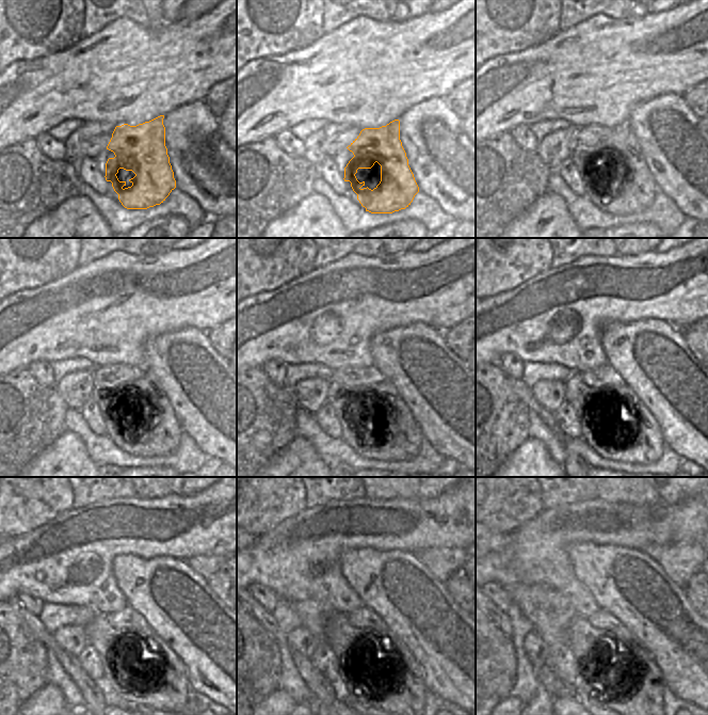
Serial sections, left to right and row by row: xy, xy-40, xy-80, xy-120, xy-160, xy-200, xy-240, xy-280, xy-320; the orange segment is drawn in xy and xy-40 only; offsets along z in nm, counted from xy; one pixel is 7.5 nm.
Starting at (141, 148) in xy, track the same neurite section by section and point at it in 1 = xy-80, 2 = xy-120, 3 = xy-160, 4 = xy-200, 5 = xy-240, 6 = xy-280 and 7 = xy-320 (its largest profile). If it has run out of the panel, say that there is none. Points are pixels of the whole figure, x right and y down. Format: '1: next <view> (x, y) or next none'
1: next xy-80 (638, 190)
2: next xy-120 (160, 438)
3: next xy-160 (401, 441)
4: next xy-200 (643, 443)
5: next xy-240 (164, 689)
6: next xy-280 (402, 693)
7: next xy-320 (644, 680)

